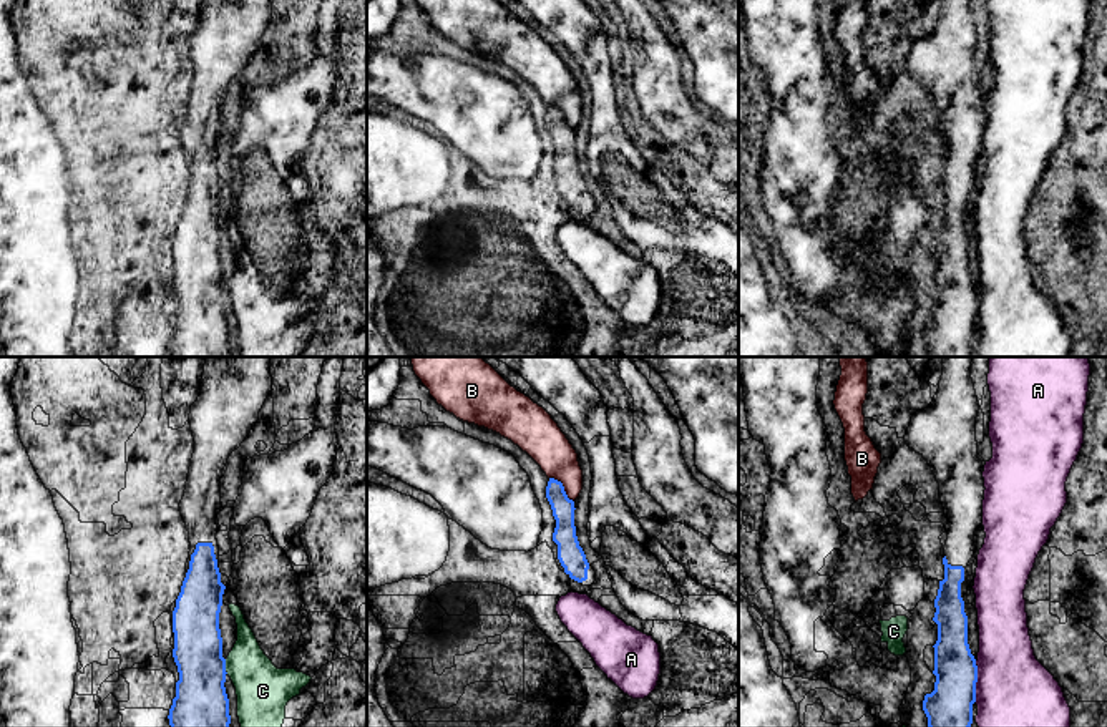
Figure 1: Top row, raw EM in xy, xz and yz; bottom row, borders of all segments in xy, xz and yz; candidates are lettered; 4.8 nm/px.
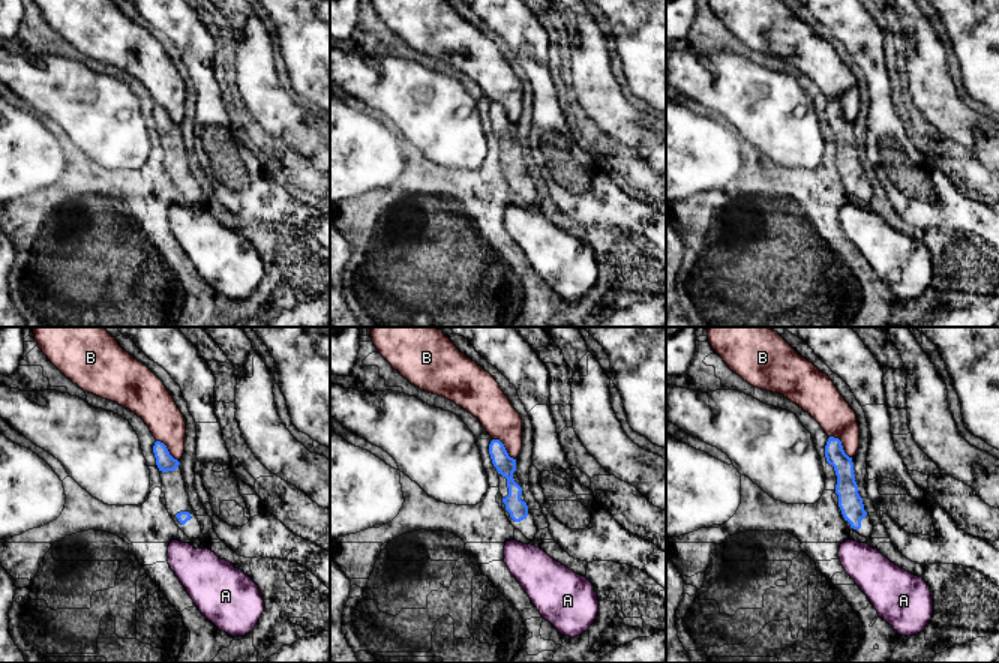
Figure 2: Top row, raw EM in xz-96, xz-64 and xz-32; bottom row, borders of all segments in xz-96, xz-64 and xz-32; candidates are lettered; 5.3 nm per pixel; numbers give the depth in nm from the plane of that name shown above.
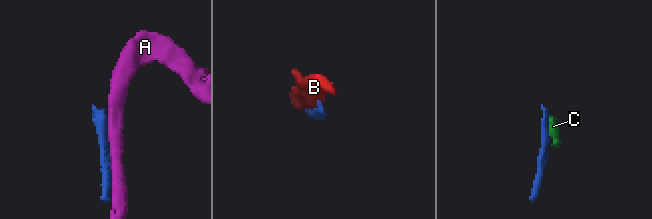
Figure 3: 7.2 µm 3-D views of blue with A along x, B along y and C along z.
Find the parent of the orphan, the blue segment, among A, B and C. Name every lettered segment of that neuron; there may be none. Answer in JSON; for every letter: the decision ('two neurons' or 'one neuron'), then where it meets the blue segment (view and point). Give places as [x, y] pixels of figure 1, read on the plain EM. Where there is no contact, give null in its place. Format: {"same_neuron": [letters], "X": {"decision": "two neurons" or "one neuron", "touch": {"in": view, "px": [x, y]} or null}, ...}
{"same_neuron": [], "A": {"decision": "two neurons", "touch": {"in": "yz", "px": [976, 309]}}, "B": {"decision": "two neurons", "touch": {"in": "xz", "px": [563, 115]}}, "C": {"decision": "two neurons", "touch": {"in": "xy", "px": [224, 294]}}}

